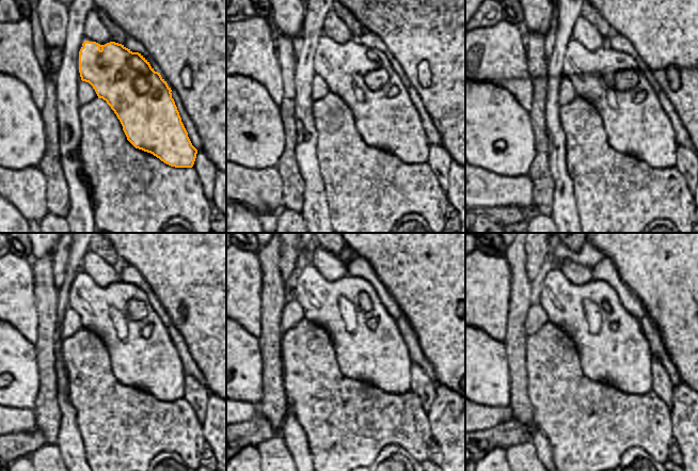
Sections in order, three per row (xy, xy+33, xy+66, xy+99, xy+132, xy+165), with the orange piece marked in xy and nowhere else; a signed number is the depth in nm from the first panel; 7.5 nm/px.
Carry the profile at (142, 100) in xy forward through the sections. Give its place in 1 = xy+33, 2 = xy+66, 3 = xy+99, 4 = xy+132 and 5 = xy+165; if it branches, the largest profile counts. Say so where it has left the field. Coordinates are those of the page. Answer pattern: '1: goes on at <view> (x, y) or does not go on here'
1: goes on at xy+33 (386, 119)
2: goes on at xy+66 (623, 116)
3: goes on at xy+99 (147, 364)
4: goes on at xy+132 (384, 361)
5: goes on at xy+165 (623, 359)

